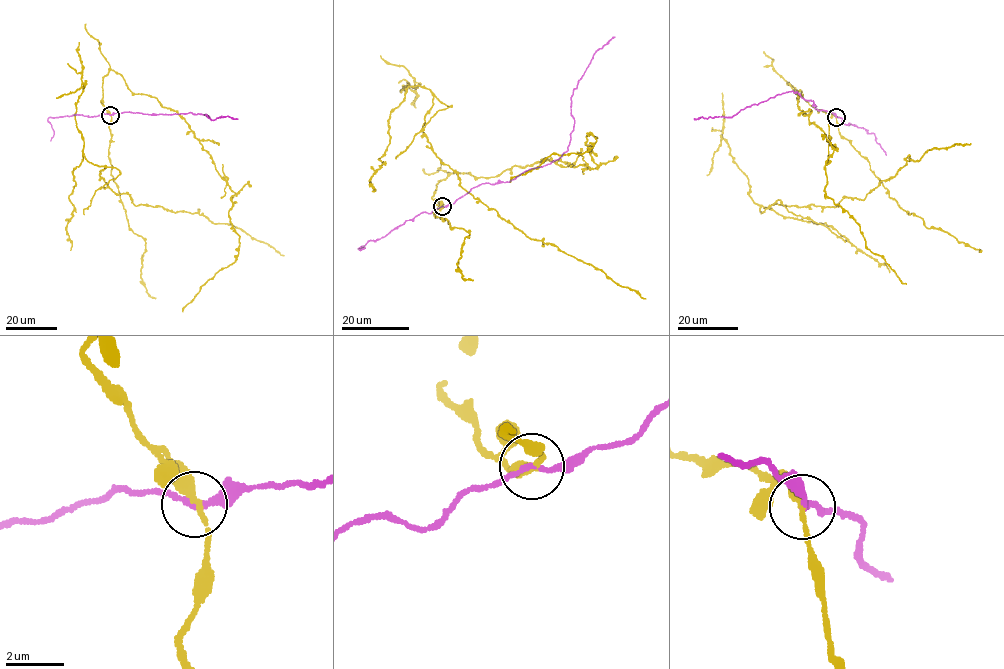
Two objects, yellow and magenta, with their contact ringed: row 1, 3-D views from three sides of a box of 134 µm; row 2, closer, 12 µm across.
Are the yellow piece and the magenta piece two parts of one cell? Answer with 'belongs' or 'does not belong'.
does not belong

